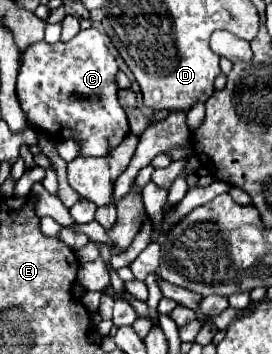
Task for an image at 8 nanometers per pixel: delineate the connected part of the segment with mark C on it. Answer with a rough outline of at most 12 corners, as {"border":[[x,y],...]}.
{"border":[[92,27],[34,43],[16,93],[34,127],[104,155],[130,133]]}

